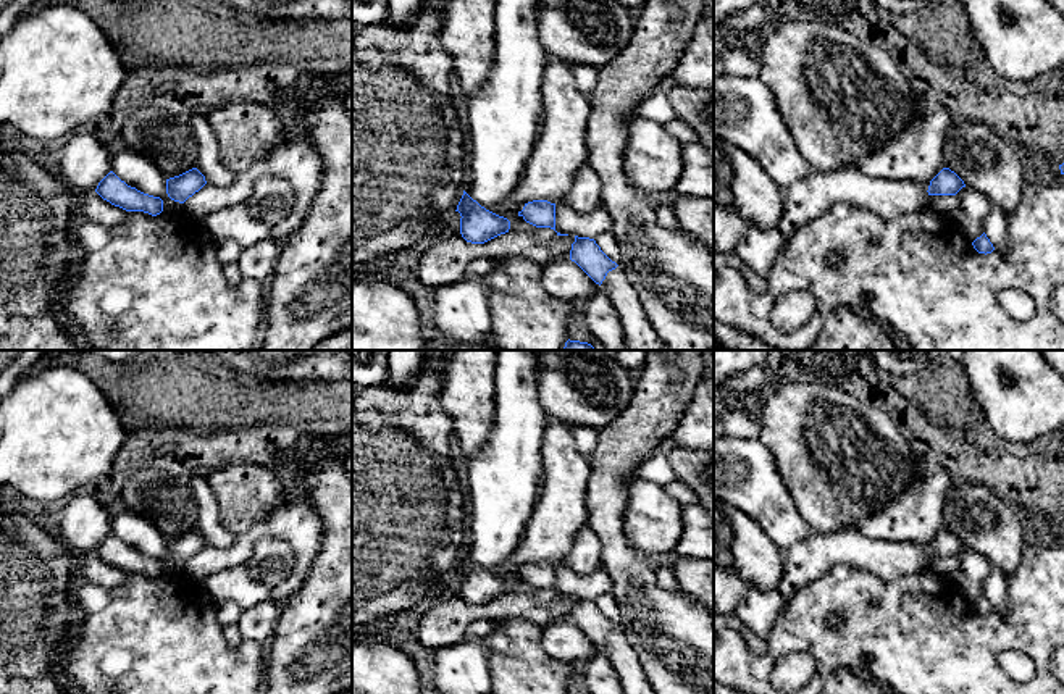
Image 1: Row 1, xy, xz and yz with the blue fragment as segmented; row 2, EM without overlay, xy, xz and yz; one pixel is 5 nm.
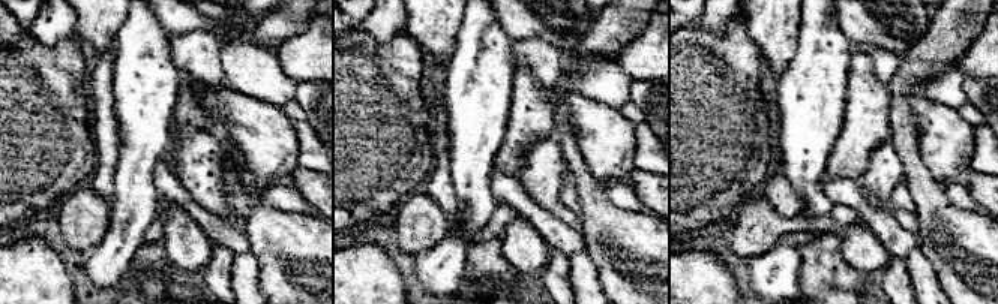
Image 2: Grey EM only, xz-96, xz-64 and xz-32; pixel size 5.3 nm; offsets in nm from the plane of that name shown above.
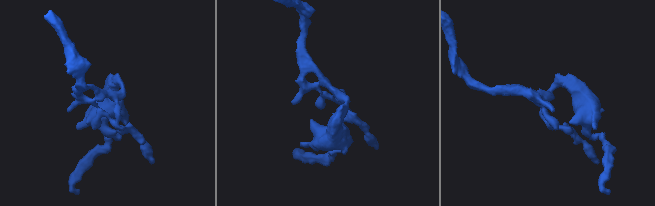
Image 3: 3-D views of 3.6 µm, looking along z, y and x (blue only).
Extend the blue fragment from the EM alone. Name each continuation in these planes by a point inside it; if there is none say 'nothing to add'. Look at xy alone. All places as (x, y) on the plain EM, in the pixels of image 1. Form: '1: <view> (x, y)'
nothing to add

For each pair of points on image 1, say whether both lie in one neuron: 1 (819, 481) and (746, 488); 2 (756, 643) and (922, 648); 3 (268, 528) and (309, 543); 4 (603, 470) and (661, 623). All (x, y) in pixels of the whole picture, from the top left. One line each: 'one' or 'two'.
1: two
2: two
3: one
4: one

